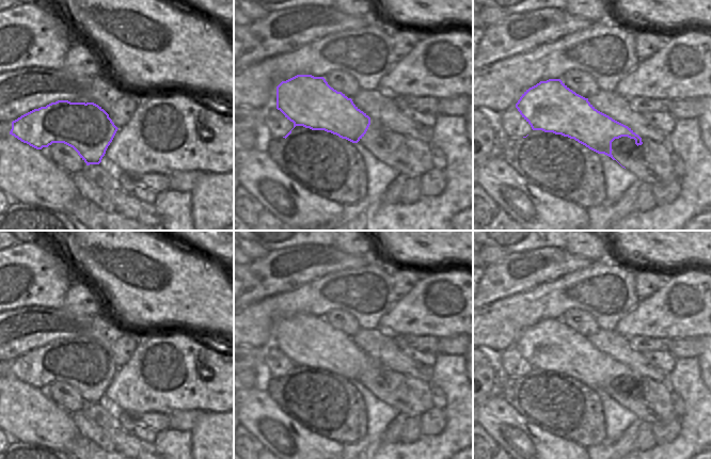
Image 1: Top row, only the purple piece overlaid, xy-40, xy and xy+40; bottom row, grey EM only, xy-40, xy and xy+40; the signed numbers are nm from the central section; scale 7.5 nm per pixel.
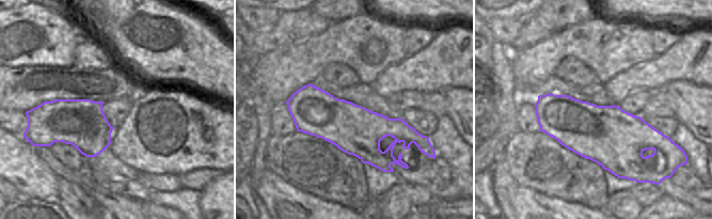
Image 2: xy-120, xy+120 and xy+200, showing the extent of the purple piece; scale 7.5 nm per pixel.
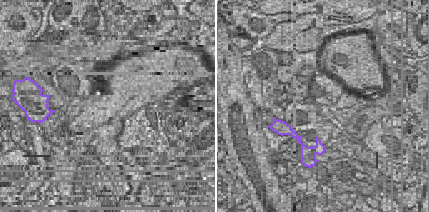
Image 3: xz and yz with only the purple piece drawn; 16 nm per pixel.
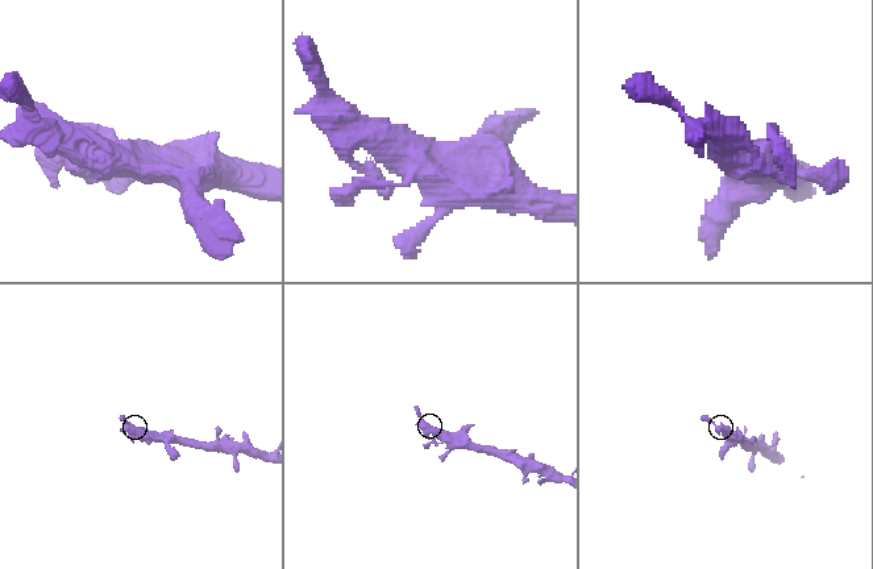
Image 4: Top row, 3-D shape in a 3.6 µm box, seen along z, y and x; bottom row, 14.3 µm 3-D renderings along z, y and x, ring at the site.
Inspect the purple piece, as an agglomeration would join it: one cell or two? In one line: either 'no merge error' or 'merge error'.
merge error

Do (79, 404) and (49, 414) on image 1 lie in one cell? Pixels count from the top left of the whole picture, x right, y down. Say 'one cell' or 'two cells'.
two cells

